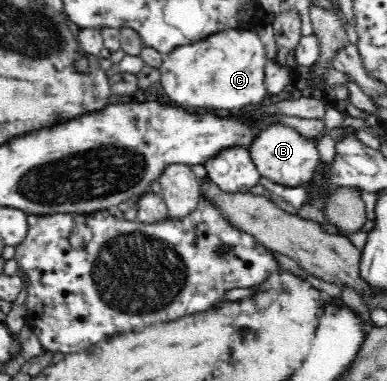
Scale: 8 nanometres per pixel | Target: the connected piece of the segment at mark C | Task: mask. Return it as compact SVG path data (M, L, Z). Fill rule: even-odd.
M251 26L227 28L200 42L183 44L167 53L158 70L164 92L180 106L234 110L262 102L268 92L264 86L266 52L262 40Z

